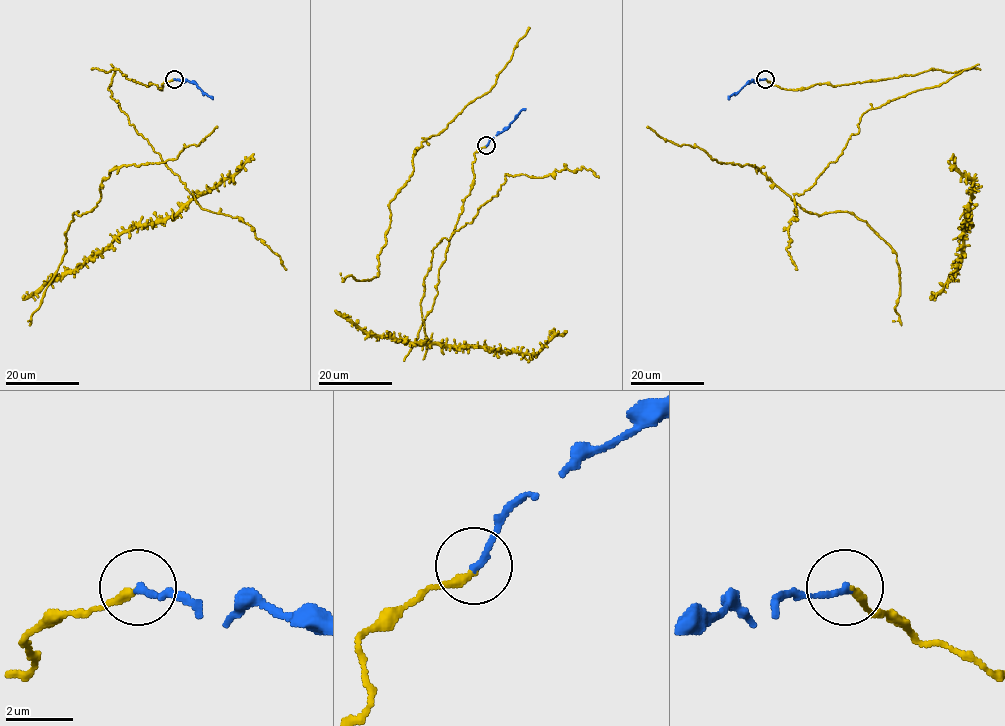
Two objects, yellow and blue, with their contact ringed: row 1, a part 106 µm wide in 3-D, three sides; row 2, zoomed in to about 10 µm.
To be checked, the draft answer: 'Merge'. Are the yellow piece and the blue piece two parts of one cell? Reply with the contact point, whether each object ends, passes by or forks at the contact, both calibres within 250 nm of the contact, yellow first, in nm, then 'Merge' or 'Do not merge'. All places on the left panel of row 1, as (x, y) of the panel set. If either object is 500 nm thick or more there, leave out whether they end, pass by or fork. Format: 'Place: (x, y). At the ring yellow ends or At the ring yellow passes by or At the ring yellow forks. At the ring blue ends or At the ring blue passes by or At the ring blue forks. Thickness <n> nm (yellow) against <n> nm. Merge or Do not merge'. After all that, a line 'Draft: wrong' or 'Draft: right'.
Place: (174, 79). At the ring yellow ends. At the ring blue ends. Thickness 240 nm (yellow) against 200 nm. Merge
Draft: right

